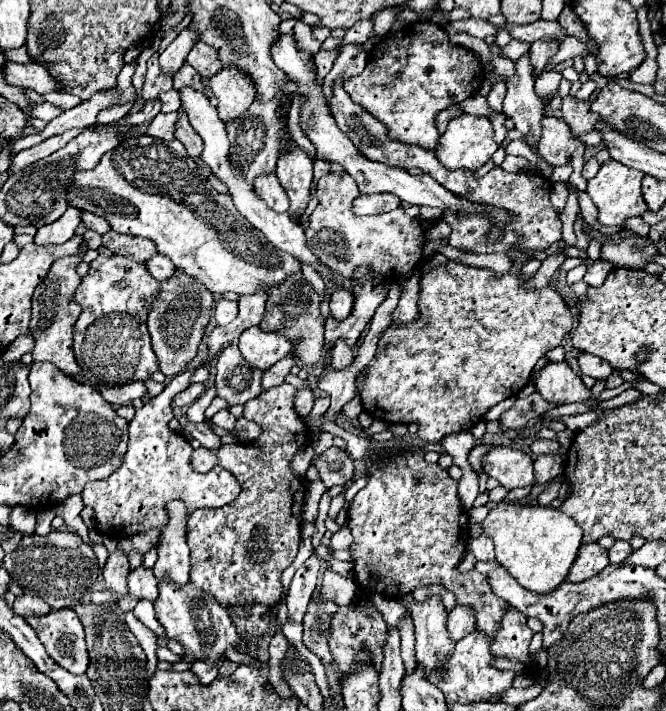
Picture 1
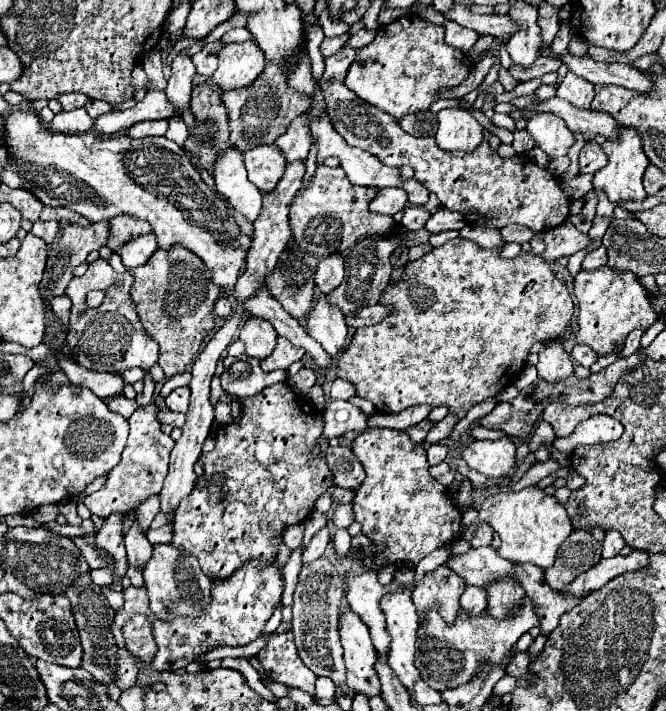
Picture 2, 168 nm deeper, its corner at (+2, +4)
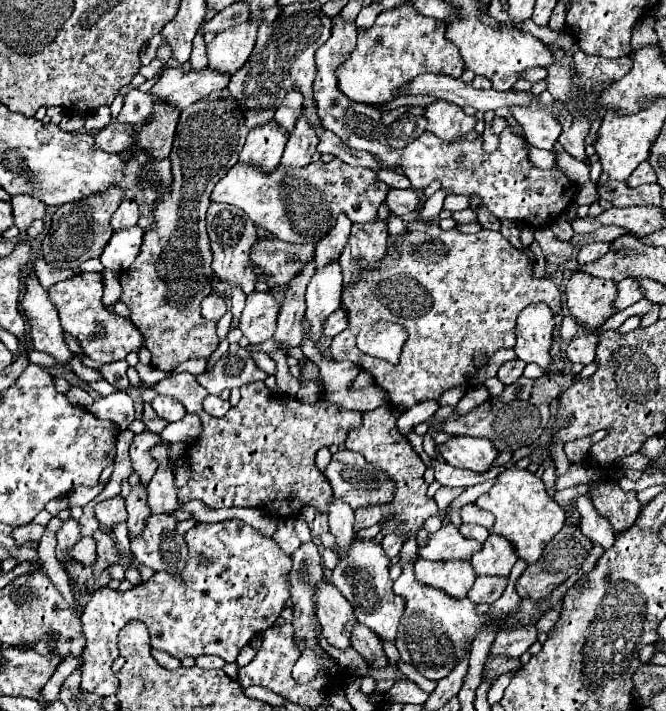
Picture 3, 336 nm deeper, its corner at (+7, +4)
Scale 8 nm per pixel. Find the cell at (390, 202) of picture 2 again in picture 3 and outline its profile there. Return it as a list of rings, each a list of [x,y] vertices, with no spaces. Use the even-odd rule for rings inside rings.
[[[413,188],[391,190],[387,194],[387,206],[391,208],[391,212],[397,212],[397,216],[403,216],[403,214],[411,214],[411,212],[419,210],[421,198]]]

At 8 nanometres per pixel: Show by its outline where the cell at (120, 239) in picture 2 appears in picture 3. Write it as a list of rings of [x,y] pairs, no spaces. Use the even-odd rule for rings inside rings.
[[[123,200],[121,206],[111,216],[111,226],[113,226],[113,230],[129,228],[129,226],[137,224],[137,218],[139,218],[137,202],[135,200]]]

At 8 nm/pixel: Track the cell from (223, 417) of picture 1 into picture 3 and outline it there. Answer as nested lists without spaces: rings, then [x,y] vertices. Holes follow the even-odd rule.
[[[209,394],[209,396],[203,400],[203,410],[205,410],[207,414],[215,416],[215,418],[225,416],[229,408],[231,408],[231,404],[225,402],[225,400],[221,400],[219,396],[211,396],[211,394]]]

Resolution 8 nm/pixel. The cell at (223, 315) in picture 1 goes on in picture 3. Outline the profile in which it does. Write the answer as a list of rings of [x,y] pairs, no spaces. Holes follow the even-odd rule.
[[[209,294],[203,302],[201,302],[201,316],[205,320],[219,320],[223,314],[227,312],[227,306],[225,306],[225,300],[219,296],[219,294]]]

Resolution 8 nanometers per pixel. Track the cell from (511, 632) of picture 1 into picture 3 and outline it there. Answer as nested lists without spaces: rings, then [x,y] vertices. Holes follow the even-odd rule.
[[[495,532],[483,542],[481,550],[473,554],[471,564],[477,576],[509,576],[513,564],[517,562],[517,554],[509,540],[497,536]]]

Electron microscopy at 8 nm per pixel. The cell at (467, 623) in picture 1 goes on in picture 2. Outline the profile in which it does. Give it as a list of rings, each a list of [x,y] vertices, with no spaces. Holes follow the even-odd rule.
[[[466,586],[464,594],[460,596],[460,614],[478,616],[484,610],[486,610],[486,590],[484,588]]]

